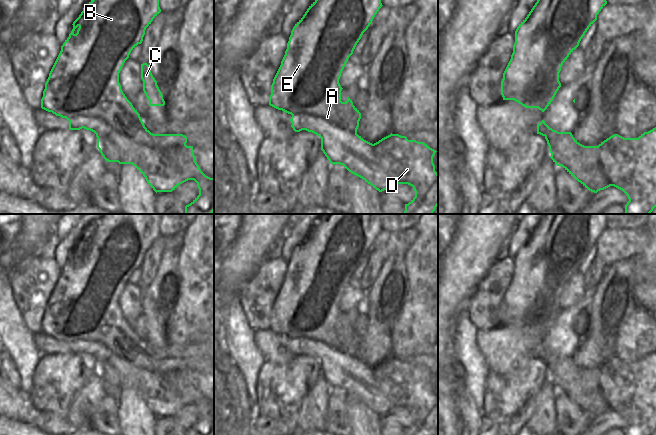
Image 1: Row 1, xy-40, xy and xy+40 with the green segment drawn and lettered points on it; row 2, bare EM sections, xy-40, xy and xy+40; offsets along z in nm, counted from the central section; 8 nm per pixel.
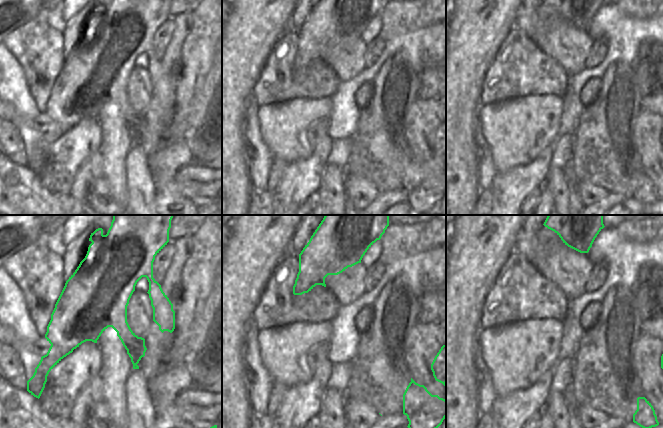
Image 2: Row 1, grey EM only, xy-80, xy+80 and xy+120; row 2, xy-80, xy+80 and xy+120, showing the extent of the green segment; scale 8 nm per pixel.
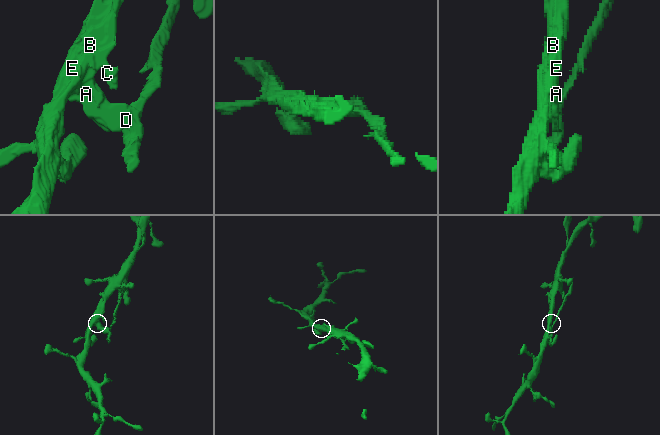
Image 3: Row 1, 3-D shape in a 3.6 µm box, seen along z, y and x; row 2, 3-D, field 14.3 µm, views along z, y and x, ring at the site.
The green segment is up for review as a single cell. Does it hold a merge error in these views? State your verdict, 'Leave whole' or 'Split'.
Split.

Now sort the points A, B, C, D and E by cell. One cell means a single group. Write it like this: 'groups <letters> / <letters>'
groups A B C E / D

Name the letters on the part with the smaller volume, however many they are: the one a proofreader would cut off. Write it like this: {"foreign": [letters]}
{"foreign": ["D"]}

